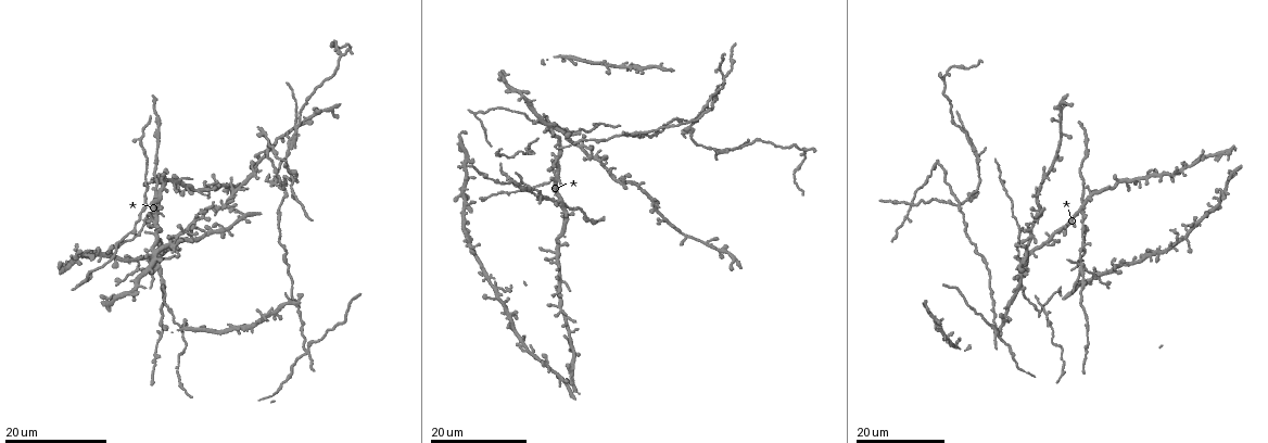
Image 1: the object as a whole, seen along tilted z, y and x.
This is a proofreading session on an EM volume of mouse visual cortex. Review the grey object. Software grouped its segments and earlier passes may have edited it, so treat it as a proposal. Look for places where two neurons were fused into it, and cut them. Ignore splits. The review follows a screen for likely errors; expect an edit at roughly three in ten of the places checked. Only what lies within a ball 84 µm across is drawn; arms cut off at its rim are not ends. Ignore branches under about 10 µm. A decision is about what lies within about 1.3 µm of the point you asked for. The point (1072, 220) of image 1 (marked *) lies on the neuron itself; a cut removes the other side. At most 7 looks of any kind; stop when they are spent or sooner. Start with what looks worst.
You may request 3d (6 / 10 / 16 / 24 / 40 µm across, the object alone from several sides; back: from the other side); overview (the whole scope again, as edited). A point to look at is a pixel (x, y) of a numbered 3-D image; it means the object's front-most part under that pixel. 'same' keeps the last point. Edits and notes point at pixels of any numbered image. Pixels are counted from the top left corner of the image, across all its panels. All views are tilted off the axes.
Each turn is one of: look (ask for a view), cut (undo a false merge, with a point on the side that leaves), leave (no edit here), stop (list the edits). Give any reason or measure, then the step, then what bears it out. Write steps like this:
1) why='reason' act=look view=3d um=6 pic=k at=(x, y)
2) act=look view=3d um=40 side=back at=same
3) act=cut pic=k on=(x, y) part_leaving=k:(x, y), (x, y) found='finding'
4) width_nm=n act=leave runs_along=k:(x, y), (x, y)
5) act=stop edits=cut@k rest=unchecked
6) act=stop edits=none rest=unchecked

why='four arms meet' act=look view=3d um=24 pic=1 at=(724, 77)

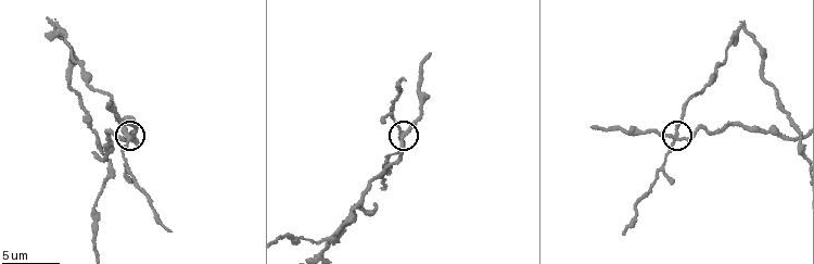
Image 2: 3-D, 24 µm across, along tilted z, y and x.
why='closer look' act=look view=3d um=6 pic=2 at=(132, 137)

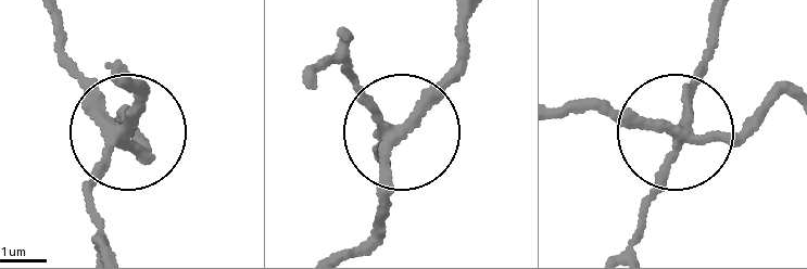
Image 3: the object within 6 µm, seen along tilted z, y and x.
act=cut pic=3 on=(139, 102) part_leaving=3:(681, 127), (719, 133), (789, 95) found='a second neuron is stuck on'

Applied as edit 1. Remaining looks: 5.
act=look view=overview

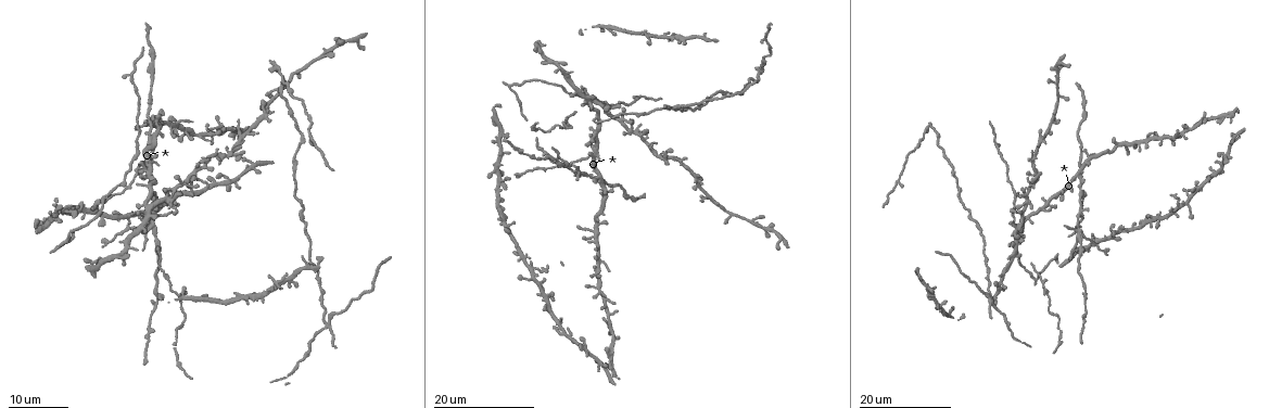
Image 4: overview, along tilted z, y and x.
why='three-way junction' act=look view=3d um=10 pic=2 at=(750, 32)

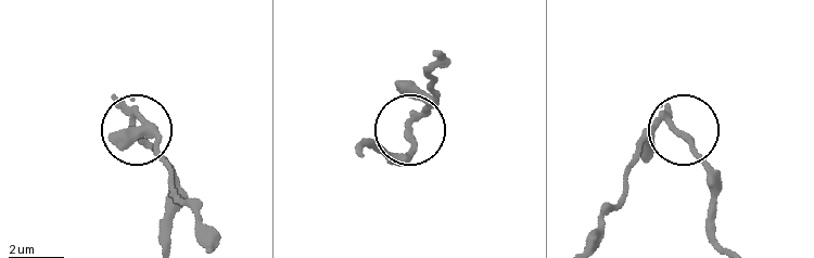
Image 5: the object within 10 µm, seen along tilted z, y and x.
why='closer look' act=look view=3d um=6 pic=5 at=(407, 128)

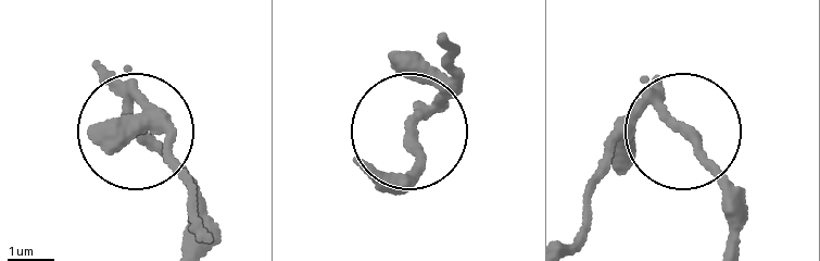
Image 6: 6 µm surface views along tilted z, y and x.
width_nm=160 act=cut pic=6 on=(417, 149) part_leaving=6:(658, 107), (724, 193), (730, 250) found='a second neuron is stuck on'

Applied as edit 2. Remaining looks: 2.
why='three arms meet' act=look view=3d um=24 pic=4 at=(1081, 192)

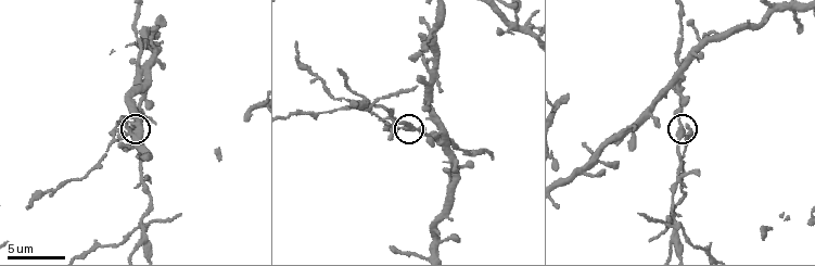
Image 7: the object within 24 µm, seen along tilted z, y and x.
act=look view=3d um=6 pic=7 at=(405, 129)

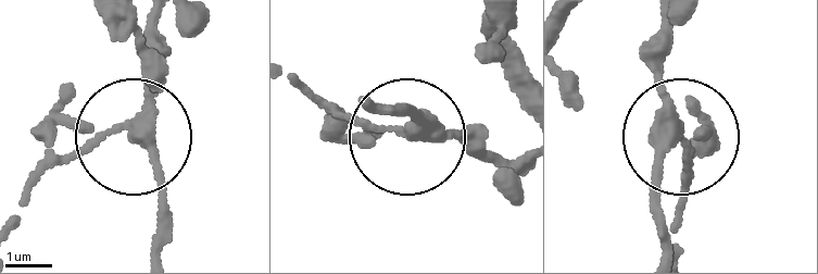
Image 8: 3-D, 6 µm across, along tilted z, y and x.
act=cut pic=8 on=(160, 188) part_leaving=8:(138, 131), (159, 181), (159, 249) found='two neurons meet here'

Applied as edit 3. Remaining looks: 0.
act=stop edits=cut@3,cut@6,cut@8 rest=unchecked

